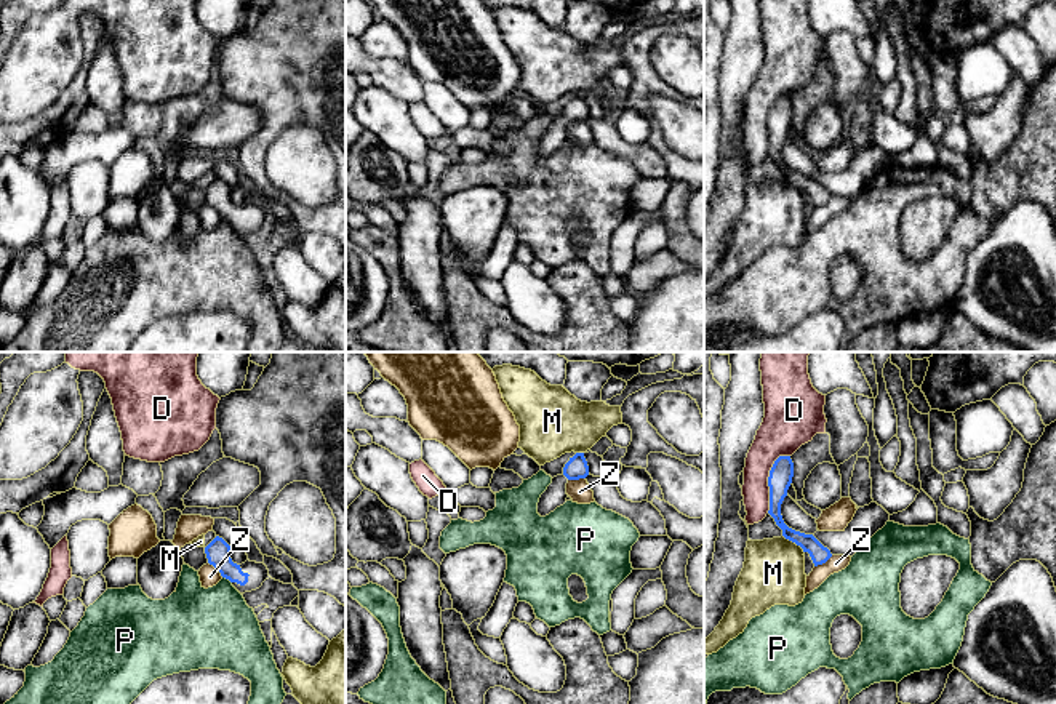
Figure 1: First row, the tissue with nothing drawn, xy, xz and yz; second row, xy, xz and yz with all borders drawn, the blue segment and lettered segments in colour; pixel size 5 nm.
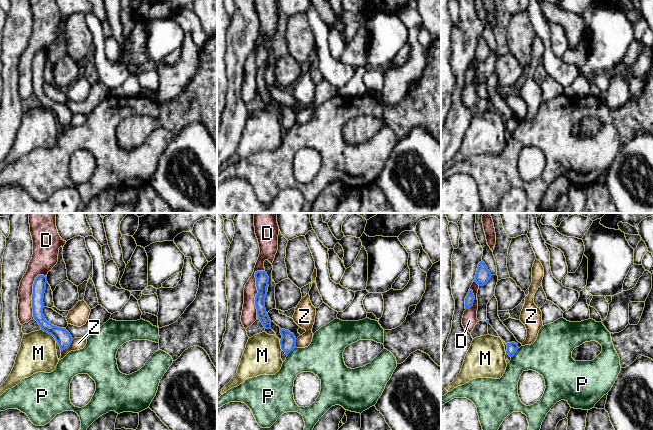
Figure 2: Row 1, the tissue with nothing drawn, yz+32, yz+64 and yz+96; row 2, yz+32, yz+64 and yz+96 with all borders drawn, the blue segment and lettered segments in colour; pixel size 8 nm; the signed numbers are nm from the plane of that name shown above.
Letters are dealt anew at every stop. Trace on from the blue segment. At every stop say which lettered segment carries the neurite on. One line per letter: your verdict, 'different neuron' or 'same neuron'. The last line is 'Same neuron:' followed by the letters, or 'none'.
D: different neuron
M: different neuron
P: different neuron
Z: different neuron
Same neuron: none

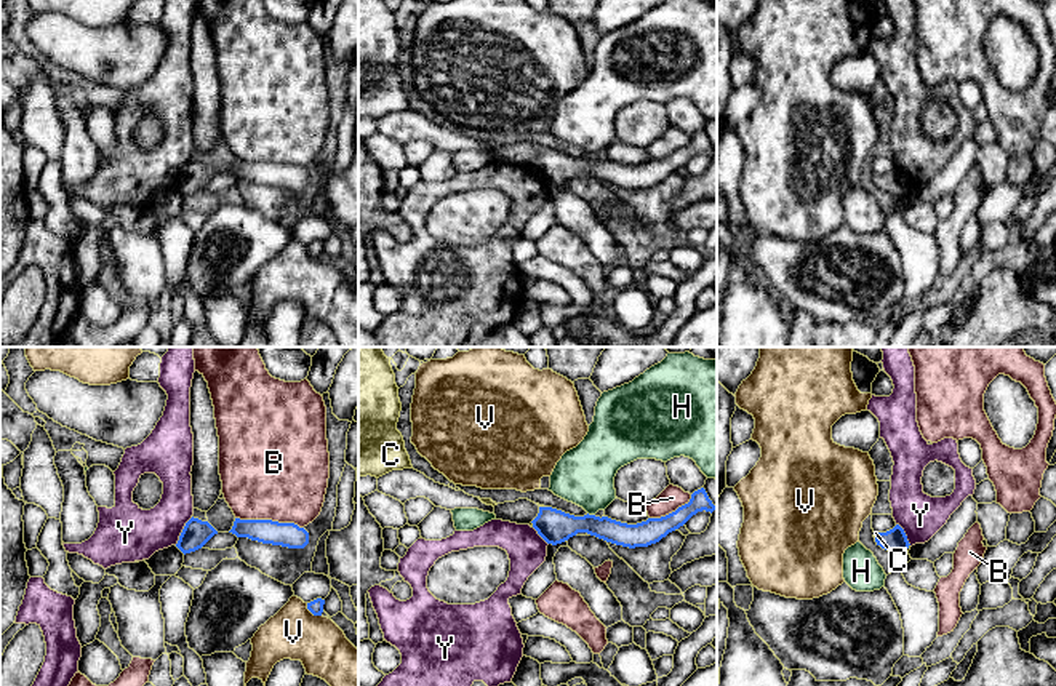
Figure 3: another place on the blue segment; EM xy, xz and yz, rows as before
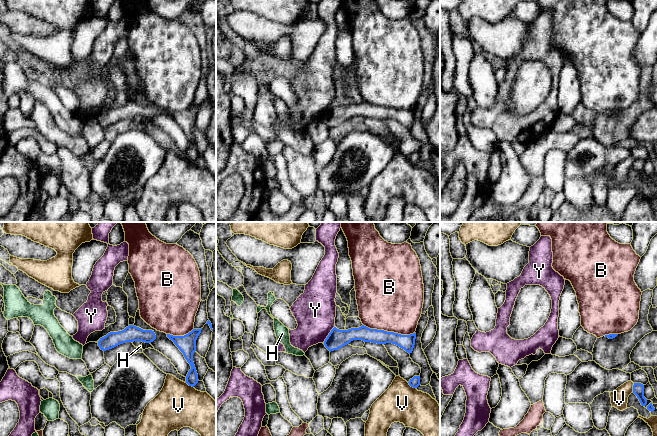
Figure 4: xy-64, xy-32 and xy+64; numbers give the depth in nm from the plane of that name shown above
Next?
B: different neuron
C: same neuron
H: different neuron
V: different neuron
Y: different neuron
Same neuron: C

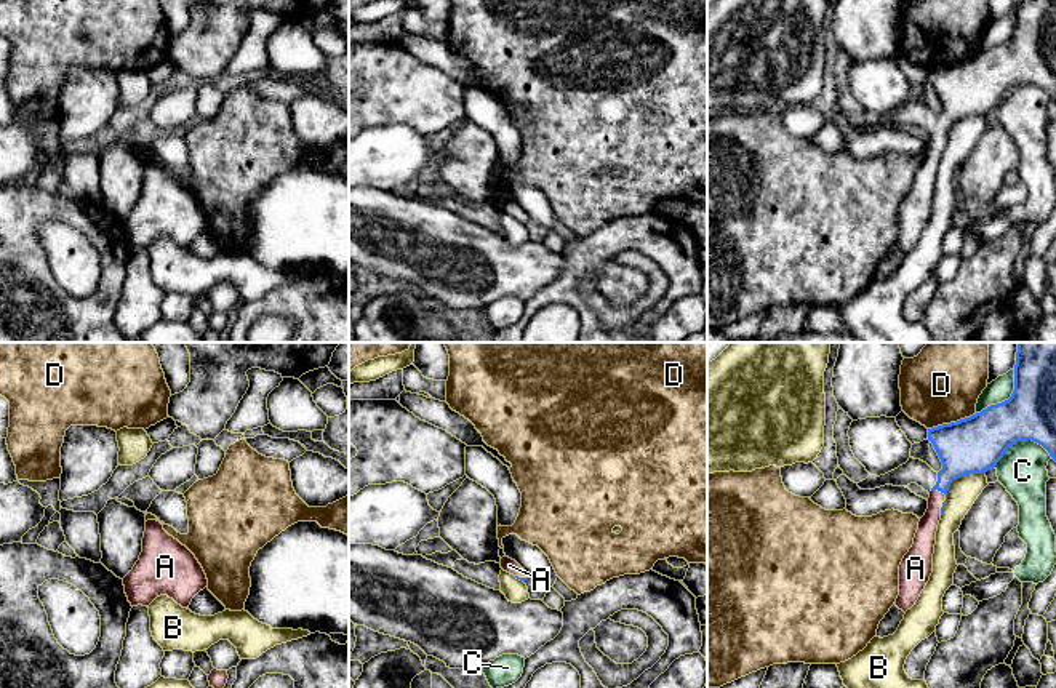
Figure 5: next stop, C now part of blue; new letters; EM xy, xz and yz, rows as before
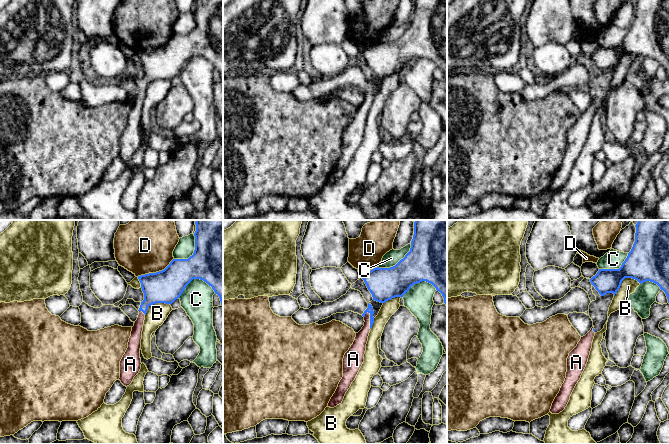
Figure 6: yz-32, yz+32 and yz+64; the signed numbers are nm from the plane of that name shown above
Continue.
A: same neuron
B: different neuron
C: different neuron
D: different neuron
Same neuron: A

